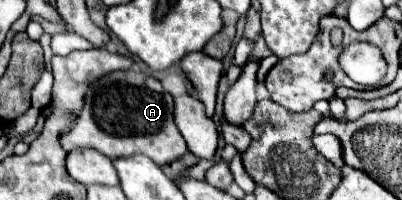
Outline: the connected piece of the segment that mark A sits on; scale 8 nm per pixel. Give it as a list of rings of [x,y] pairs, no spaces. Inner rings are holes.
[[[116,70],[96,84],[88,86],[84,106],[72,122],[72,128],[60,134],[60,146],[70,152],[72,148],[94,148],[108,158],[146,154],[156,164],[168,164],[188,152],[184,138],[174,124],[174,100],[162,84],[134,70]]]

